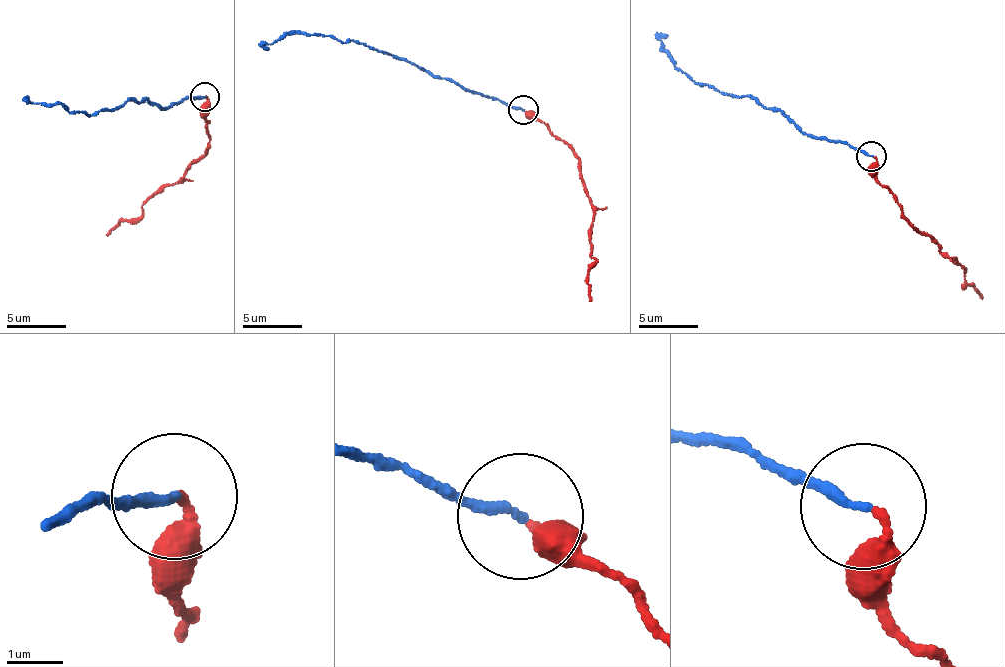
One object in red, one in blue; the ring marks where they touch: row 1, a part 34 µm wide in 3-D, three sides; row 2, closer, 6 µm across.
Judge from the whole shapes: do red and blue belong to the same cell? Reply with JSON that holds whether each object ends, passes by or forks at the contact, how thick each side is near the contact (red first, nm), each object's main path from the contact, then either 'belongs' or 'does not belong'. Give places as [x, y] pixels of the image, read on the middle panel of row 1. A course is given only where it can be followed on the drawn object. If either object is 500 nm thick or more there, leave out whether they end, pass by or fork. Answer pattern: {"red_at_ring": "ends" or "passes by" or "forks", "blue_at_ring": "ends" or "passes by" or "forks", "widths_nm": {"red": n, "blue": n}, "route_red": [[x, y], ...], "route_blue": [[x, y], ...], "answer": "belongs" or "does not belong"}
{"red_at_ring": "ends", "blue_at_ring": "ends", "widths_nm": {"red": 220, "blue": 160}, "route_red": [[524, 111], [571, 145], [579, 163], [594, 210], [590, 252], [595, 259], [589, 272], [592, 302]], "route_blue": [[522, 109], [460, 87], [401, 59], [353, 41], [340, 43], [313, 34], [296, 32], [258, 45]], "answer": "belongs"}

